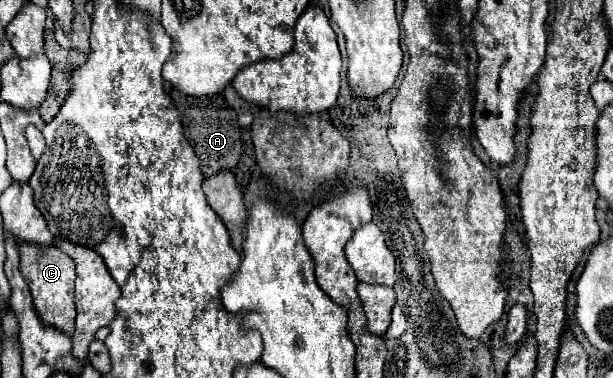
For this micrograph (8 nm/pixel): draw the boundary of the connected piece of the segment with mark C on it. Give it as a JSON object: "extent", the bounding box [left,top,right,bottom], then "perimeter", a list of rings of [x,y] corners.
{"extent":[18,243,76,335],"perimeter":[[[18,243],[18,255],[20,255],[20,273],[26,279],[34,309],[44,321],[44,325],[50,325],[58,331],[64,331],[66,335],[74,333],[74,279],[76,279],[76,265],[68,255],[58,251],[54,245],[38,245],[38,243]]]}

